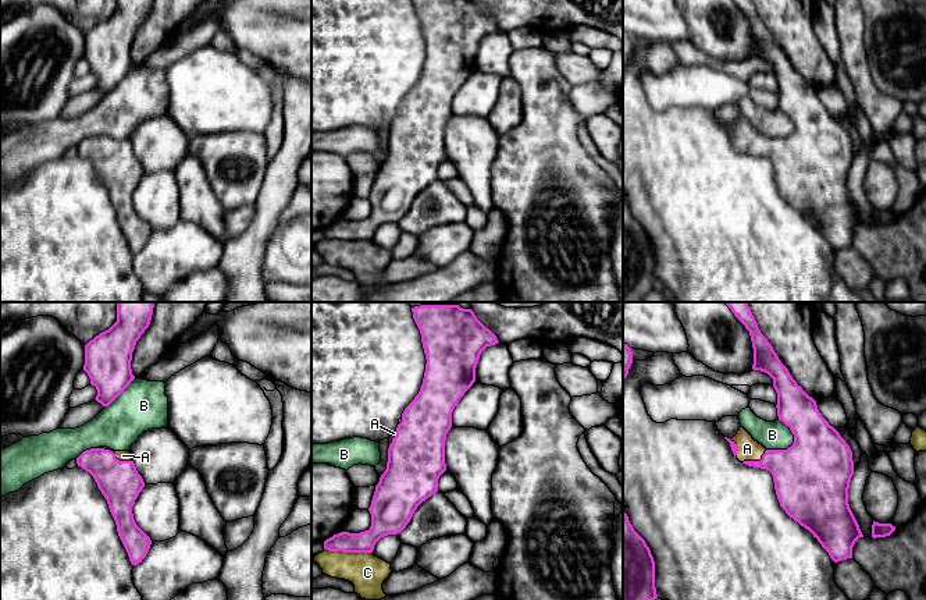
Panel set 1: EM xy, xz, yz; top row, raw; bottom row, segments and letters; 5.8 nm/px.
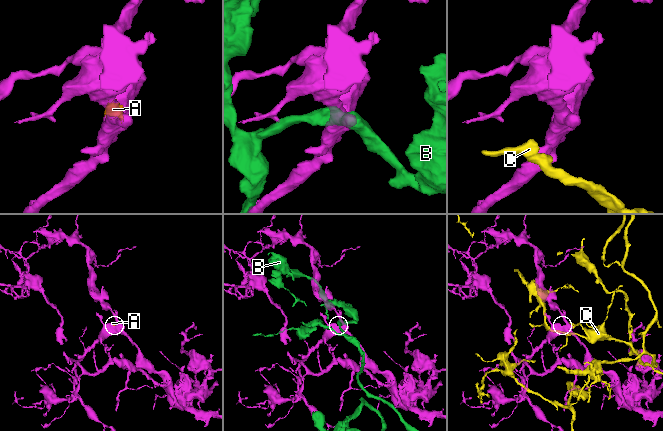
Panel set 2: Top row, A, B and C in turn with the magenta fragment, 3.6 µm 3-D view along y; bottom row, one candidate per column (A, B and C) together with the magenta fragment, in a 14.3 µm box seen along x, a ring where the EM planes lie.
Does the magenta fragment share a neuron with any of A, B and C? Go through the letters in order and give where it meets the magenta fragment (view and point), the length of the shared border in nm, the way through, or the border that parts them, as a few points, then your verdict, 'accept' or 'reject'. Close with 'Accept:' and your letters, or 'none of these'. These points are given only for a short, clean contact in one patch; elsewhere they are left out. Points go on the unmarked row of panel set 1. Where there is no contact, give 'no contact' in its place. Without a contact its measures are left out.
A: contact xy (114, 144); length 200 nm; accept
B: contact yz (793, 132); length 200 nm; reject
C: contact xz (349, 240); length 280 nm; reject
Accept: A

